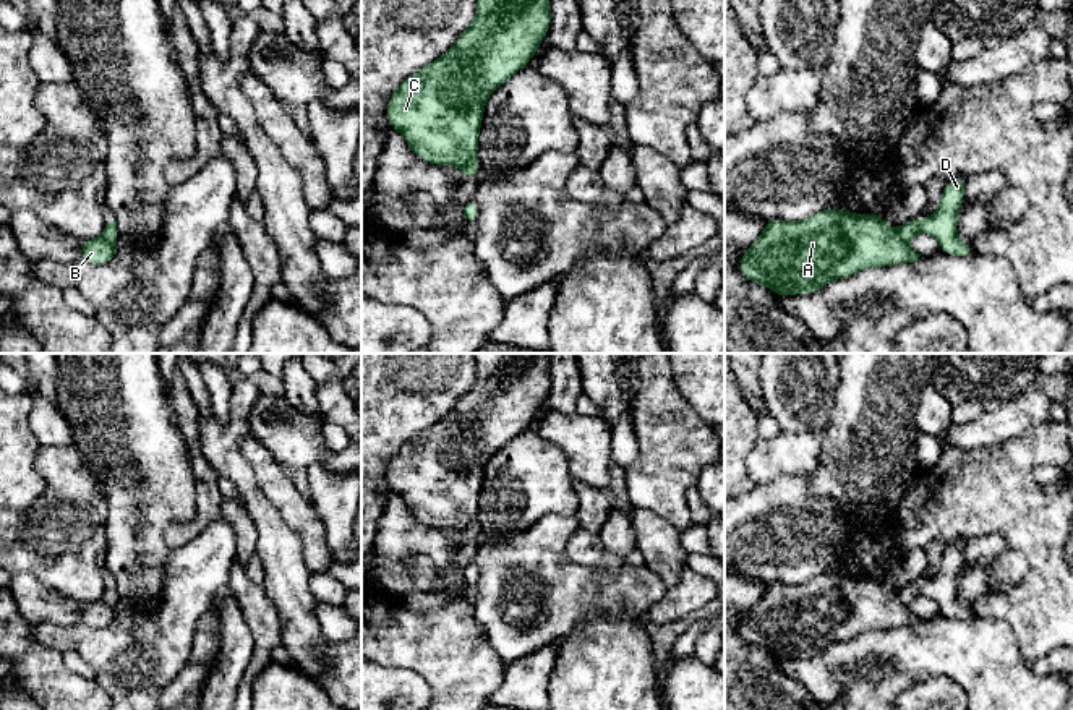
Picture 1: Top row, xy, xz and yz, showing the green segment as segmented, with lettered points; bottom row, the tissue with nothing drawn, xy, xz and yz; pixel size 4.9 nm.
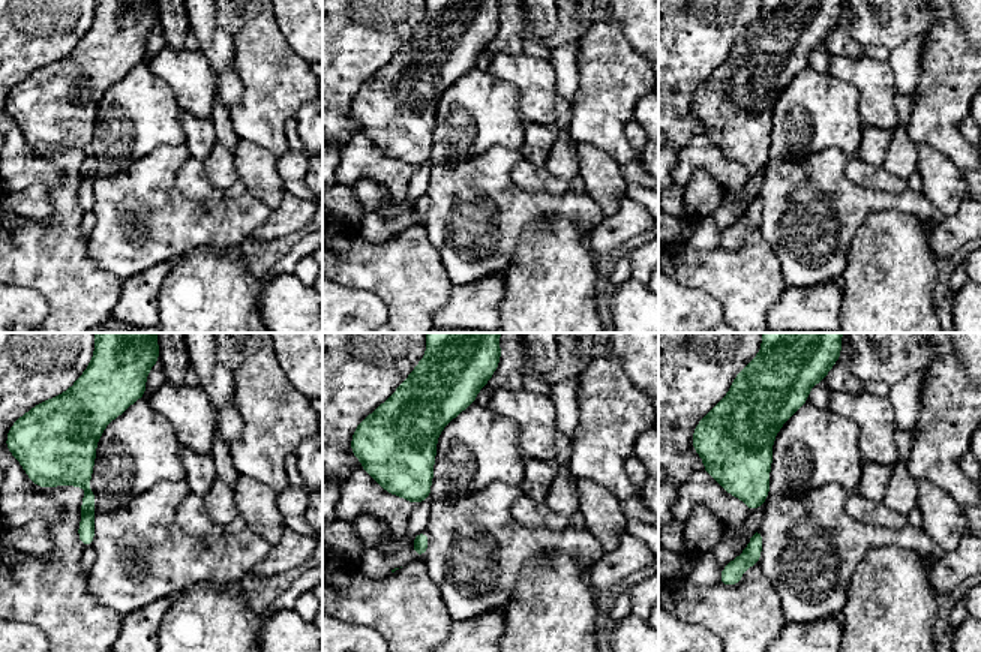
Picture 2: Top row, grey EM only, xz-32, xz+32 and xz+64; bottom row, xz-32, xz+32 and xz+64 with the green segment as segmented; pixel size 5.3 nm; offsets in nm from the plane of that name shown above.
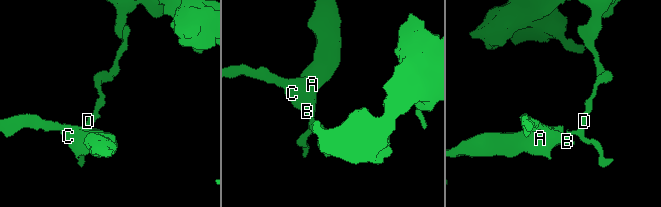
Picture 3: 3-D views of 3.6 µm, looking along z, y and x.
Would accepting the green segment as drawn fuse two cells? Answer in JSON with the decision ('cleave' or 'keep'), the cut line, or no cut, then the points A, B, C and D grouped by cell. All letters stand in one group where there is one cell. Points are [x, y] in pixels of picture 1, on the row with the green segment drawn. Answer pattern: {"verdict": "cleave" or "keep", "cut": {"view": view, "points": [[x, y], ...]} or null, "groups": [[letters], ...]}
{"verdict": "cleave", "cut": {"view": "xy", "points": [[101, 235], [114, 243]]}, "groups": [["A", "B", "C"], ["D"]]}

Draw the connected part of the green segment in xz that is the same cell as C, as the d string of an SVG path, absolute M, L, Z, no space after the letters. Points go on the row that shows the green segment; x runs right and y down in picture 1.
M477 0L477 15L454 45L394 91L386 107L389 125L428 164L467 169L477 160L486 101L528 65L549 26L549 0Z

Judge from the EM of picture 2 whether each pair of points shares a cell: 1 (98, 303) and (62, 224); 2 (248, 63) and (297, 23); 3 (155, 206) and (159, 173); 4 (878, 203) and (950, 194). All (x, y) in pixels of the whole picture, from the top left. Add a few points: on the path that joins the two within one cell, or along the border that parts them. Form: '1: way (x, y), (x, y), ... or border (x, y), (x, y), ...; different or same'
1: way (78, 284), (62, 267), (62, 243); same
2: border (273, 15), (287, 42), (306, 60); different
3: way (155, 198), (155, 180); same
4: border (921, 192), (941, 216); different

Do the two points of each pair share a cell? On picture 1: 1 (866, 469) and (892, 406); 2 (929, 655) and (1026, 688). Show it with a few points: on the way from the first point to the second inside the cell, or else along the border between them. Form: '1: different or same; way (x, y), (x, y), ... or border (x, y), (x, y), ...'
1: same; way (869, 453), (876, 422)
2: same; way (953, 655), (976, 655), (1002, 681)

